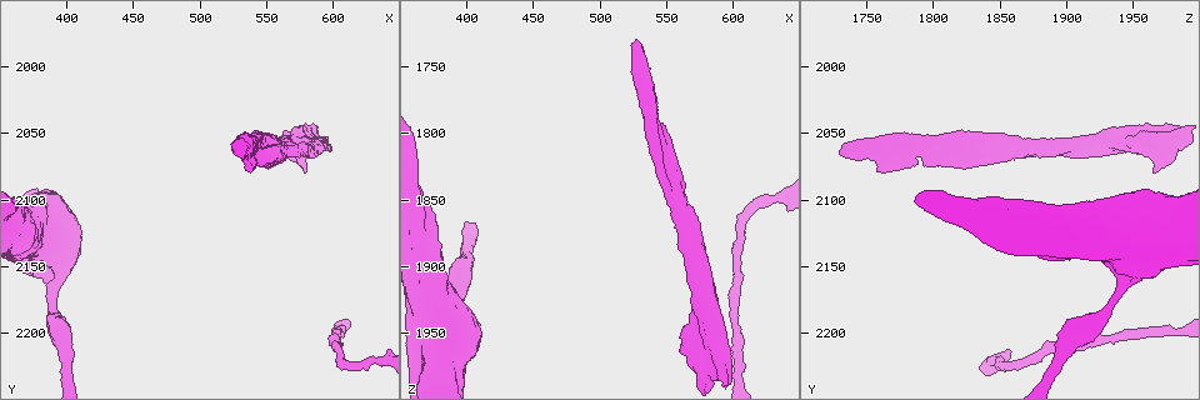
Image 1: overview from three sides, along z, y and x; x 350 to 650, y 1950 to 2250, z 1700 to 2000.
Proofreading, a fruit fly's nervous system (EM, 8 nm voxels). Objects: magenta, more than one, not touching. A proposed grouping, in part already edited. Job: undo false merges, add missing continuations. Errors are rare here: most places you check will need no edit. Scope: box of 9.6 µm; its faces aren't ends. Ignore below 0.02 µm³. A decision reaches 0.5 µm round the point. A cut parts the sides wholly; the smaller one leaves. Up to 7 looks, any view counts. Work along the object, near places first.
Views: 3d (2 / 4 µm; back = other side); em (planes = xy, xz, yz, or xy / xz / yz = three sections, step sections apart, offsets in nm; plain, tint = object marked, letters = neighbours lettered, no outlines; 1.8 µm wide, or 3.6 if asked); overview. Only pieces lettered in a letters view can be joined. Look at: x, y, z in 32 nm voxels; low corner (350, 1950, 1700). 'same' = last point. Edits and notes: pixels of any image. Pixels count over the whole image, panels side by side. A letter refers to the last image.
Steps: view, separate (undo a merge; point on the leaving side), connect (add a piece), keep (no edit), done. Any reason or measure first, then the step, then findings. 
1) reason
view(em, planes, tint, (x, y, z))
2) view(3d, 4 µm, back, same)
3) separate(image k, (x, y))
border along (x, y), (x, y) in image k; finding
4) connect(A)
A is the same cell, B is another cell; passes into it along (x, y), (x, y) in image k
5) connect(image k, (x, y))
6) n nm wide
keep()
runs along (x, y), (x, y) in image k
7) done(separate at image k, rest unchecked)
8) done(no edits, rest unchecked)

thick end
view(em, planes, letters, (598, 2060, 1970))

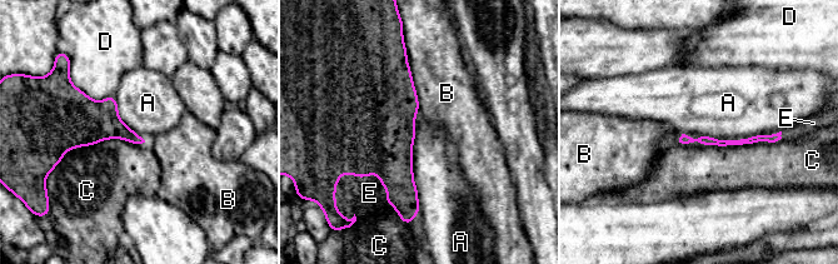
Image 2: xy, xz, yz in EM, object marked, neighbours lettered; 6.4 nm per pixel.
connect(E)
E is the same cell, A, B, C and D are other cells; passes into it along (380, 143), (380, 182), (369, 193) in image 2; the neuron continues

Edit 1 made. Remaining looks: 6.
branch stops here
view(em, 3.6 µm, xy, step 16, tint, (566, 2052, 1910))

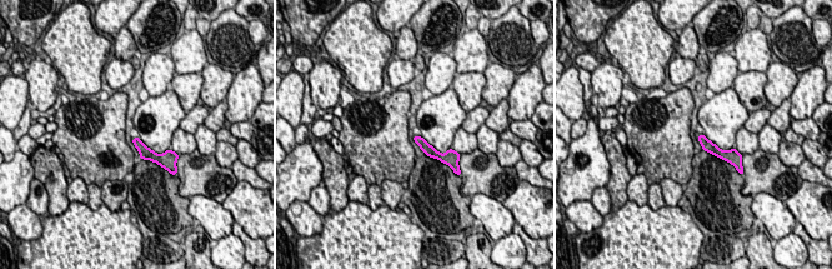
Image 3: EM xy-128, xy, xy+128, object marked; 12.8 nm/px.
view(em, 3.6 µm, yz, step 8, letters, same)

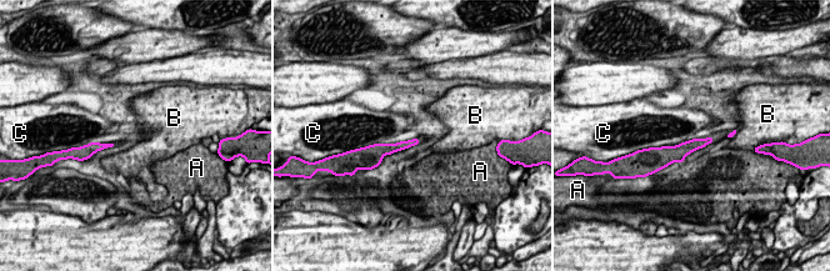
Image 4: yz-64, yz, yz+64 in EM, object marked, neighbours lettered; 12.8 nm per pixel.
C touches over 500 nm
keep()
A, B and C are other cells; border along (690, 140), (671, 146), (651, 147) in image 4; none of them fits

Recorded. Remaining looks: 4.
free end
view(3d, 2 µm, (552, 2050, 1852))

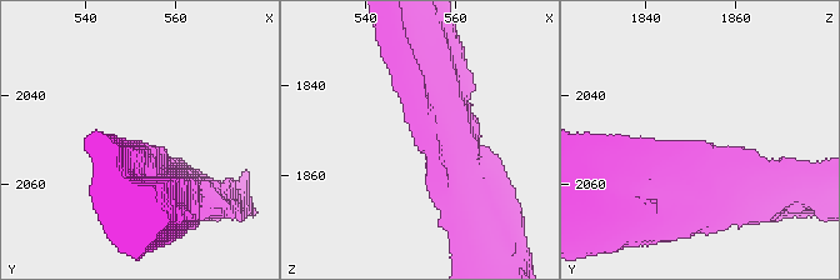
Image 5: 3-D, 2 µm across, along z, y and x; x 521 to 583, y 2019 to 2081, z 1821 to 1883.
need the tissue
view(em, planes, plain, (550, 2051, 1852))

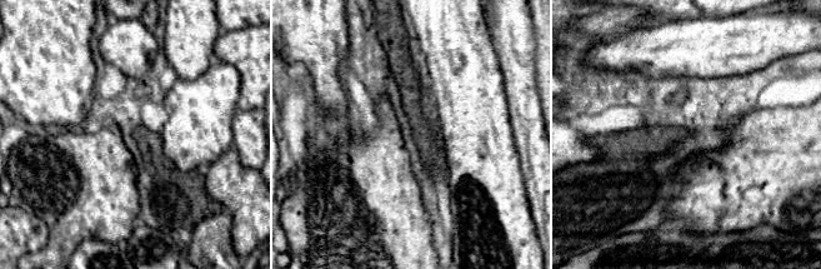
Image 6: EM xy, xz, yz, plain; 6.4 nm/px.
what lies round it
view(em, planes, letters, same)

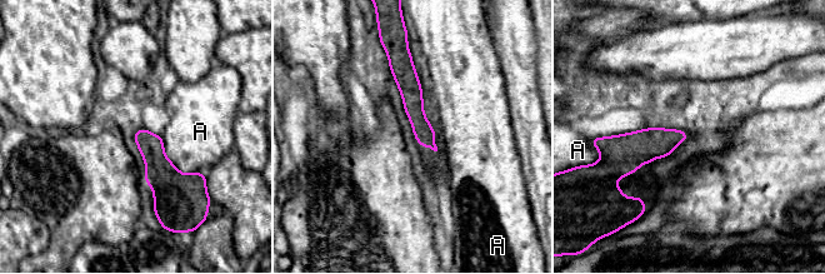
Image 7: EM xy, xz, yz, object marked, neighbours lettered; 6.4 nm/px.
A touches over 380 nm
keep()
A is another cell; runs along (406, 59), (413, 106), (431, 144) in image 7; none of them fits

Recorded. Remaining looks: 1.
done(connect at image 2, rest unchecked)

